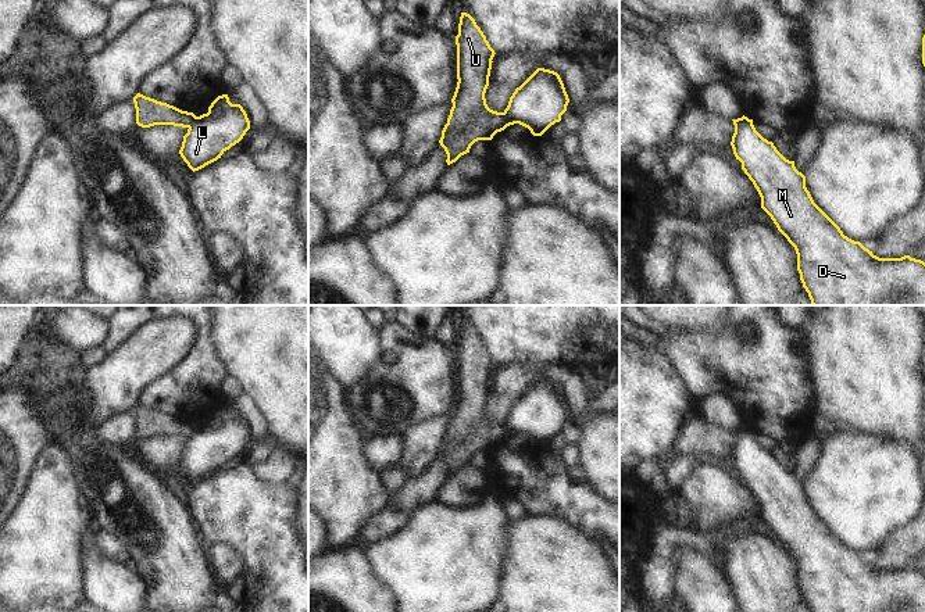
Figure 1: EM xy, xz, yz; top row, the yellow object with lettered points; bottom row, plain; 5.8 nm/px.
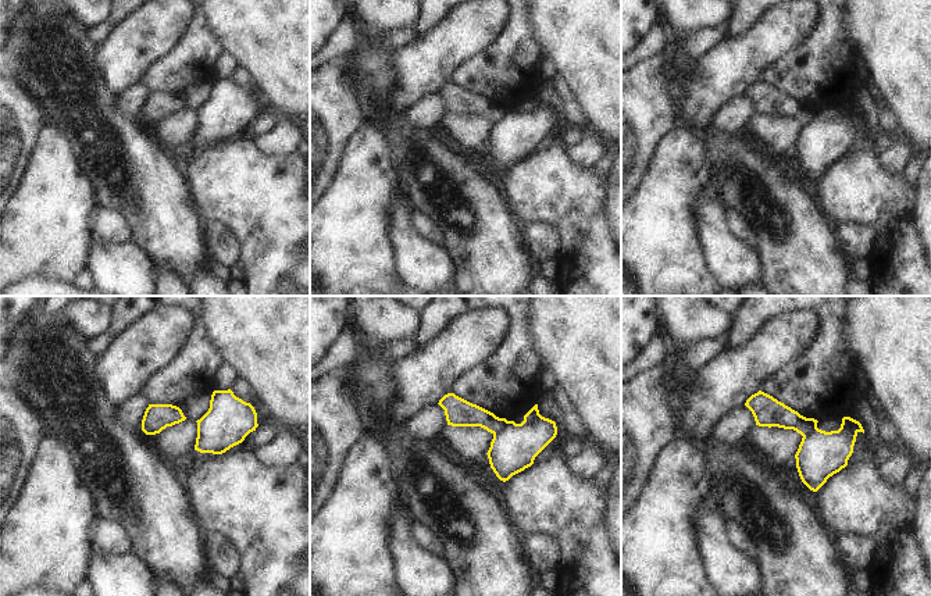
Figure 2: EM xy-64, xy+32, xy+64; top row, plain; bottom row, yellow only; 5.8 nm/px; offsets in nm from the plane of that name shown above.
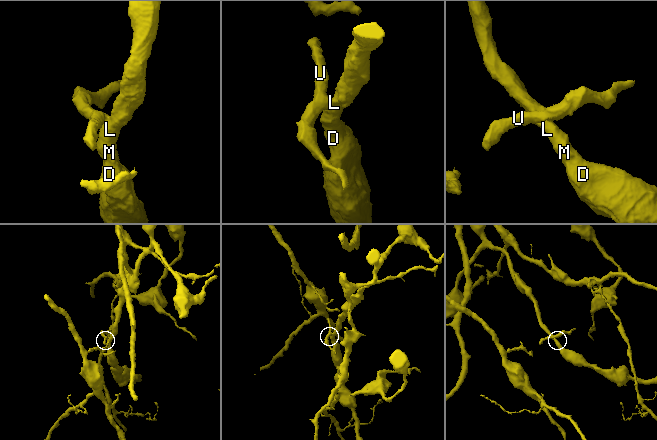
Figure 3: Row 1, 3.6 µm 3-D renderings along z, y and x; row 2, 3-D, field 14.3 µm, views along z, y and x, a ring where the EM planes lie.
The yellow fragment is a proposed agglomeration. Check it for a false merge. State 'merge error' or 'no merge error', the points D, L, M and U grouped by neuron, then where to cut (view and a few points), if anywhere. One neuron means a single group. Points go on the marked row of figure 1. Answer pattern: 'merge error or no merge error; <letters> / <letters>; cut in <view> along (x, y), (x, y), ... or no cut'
merge error; D L M / U; cut in xz along (502, 113), (506, 126)

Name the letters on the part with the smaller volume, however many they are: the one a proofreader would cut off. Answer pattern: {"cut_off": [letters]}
{"cut_off": ["U"]}

